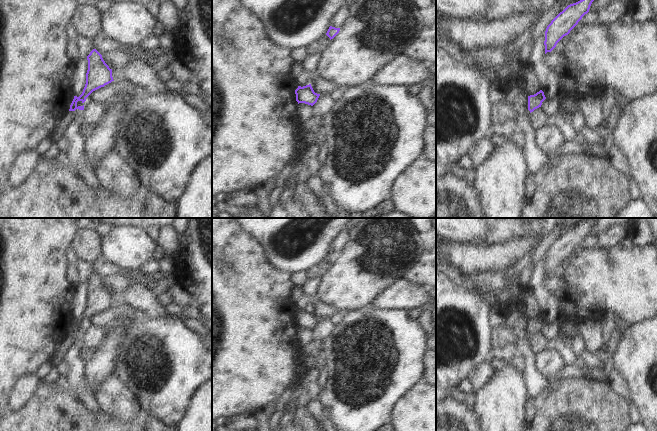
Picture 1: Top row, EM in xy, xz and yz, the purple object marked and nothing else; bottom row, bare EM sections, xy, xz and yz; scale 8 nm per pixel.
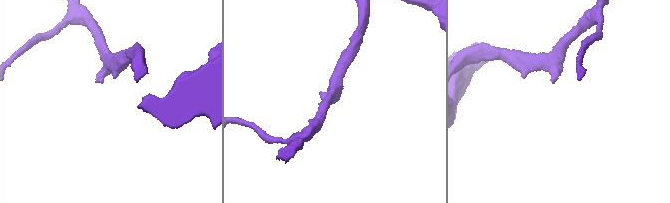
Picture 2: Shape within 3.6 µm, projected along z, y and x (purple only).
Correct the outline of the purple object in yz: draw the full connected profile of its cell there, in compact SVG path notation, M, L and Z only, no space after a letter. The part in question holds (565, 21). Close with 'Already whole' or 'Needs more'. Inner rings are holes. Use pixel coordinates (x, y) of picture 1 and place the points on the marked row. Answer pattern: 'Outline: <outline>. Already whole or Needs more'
Outline: M580 0L568 5L547 26L545 31L545 54L551 52L557 43L578 24L582 17L589 12L594 0Z. Already whole

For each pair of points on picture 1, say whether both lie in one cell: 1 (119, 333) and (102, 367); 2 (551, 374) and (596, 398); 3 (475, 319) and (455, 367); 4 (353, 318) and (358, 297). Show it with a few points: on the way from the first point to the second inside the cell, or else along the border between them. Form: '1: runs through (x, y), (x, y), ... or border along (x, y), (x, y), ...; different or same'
1: runs through (111, 341), (104, 359); same
2: border along (557, 379), (550, 383); different
3: runs through (478, 333), (477, 353), (469, 359); same
4: border along (369, 304), (344, 313); different

